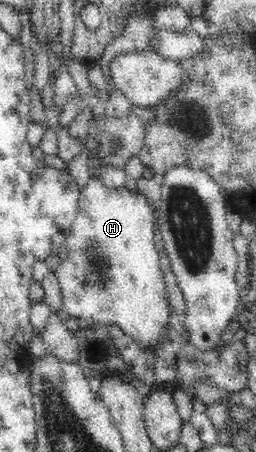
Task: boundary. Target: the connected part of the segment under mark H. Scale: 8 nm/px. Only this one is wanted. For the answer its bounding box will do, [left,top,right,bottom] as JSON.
[56,177,170,353]

